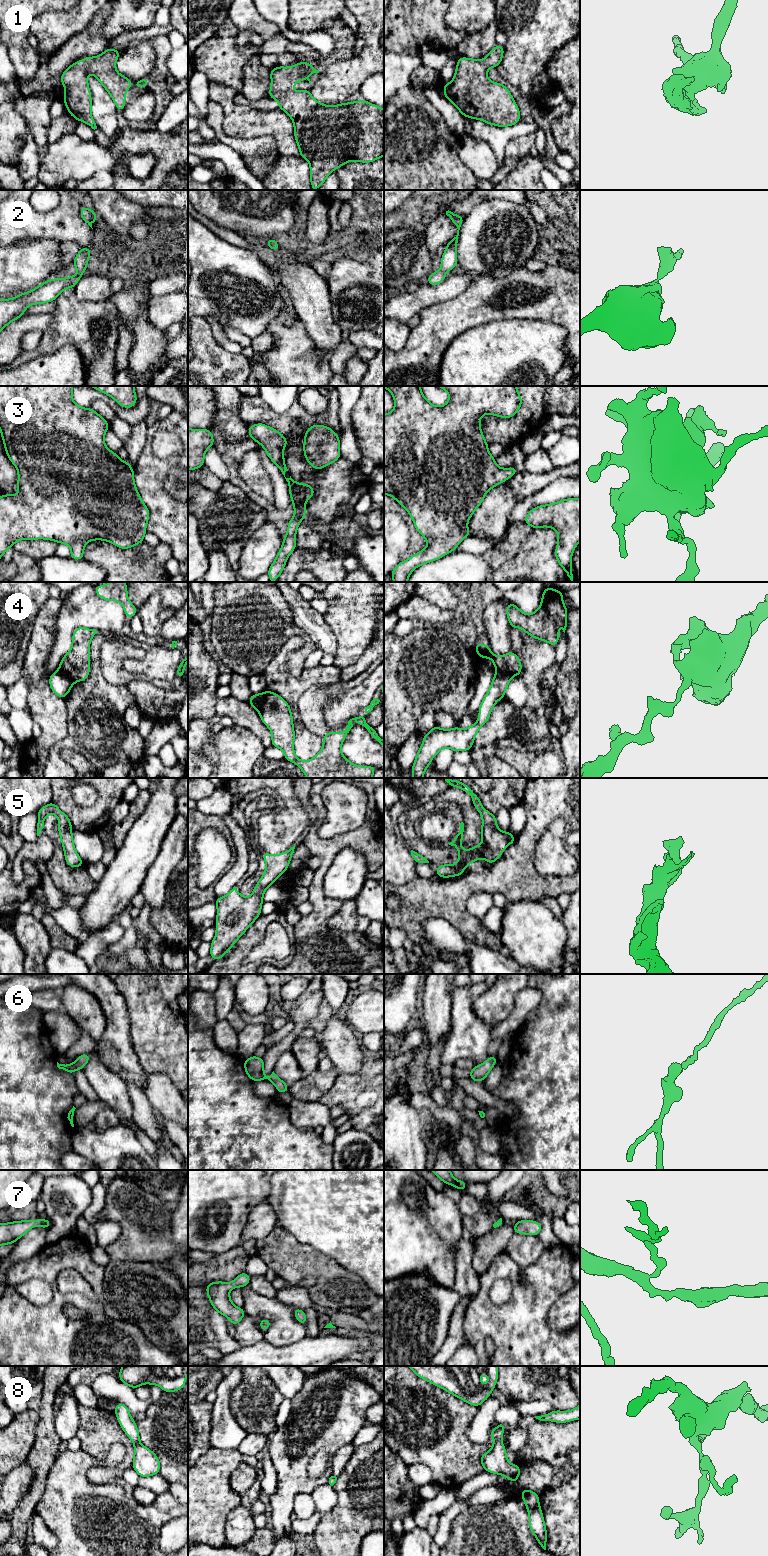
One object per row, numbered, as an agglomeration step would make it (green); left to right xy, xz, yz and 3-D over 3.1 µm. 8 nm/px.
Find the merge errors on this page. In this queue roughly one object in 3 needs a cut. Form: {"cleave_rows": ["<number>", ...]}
{"cleave_rows": ["4"]}

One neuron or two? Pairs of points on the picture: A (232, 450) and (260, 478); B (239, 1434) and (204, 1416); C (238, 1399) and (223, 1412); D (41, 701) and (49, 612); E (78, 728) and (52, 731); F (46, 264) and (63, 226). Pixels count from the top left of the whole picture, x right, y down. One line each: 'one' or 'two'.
A: two
B: two
C: two
D: one
E: two
F: two

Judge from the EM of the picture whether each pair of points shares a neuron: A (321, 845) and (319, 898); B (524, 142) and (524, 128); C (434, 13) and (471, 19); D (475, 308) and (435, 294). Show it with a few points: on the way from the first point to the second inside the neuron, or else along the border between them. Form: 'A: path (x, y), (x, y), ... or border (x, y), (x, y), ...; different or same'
A: path (324, 858), (324, 866), (318, 876), (318, 885); same
B: border (535, 132), (516, 135), (505, 147); different
C: border (447, 10), (445, 23), (457, 31), (462, 31); different
D: border (468, 285), (454, 297), (436, 301), (427, 307); different

